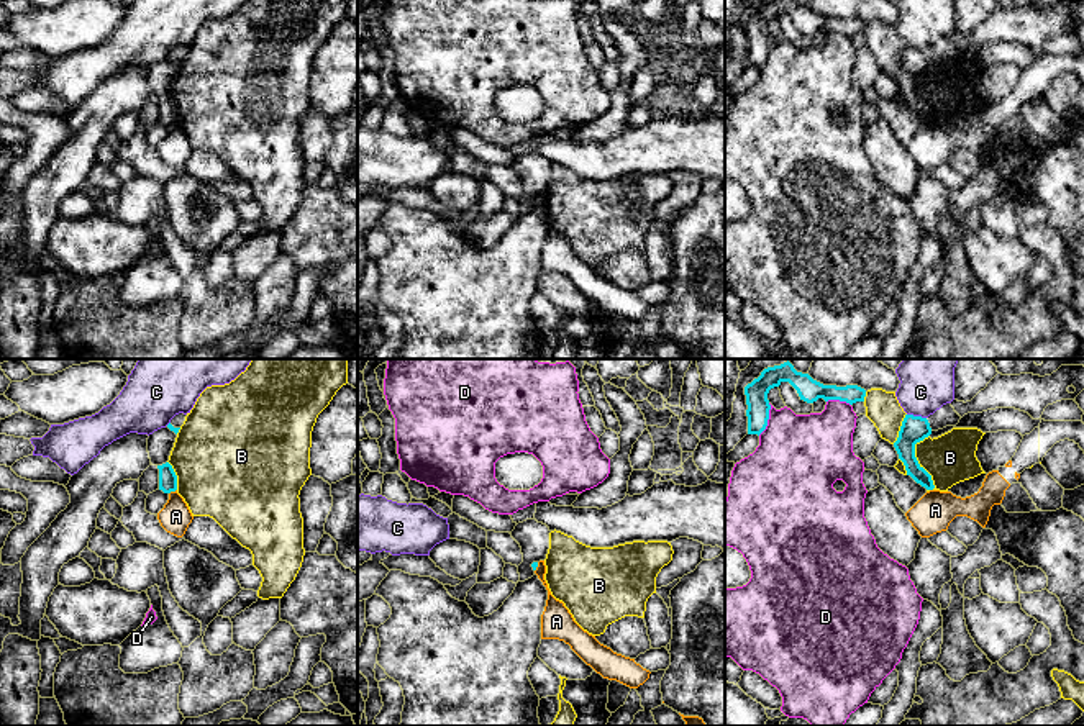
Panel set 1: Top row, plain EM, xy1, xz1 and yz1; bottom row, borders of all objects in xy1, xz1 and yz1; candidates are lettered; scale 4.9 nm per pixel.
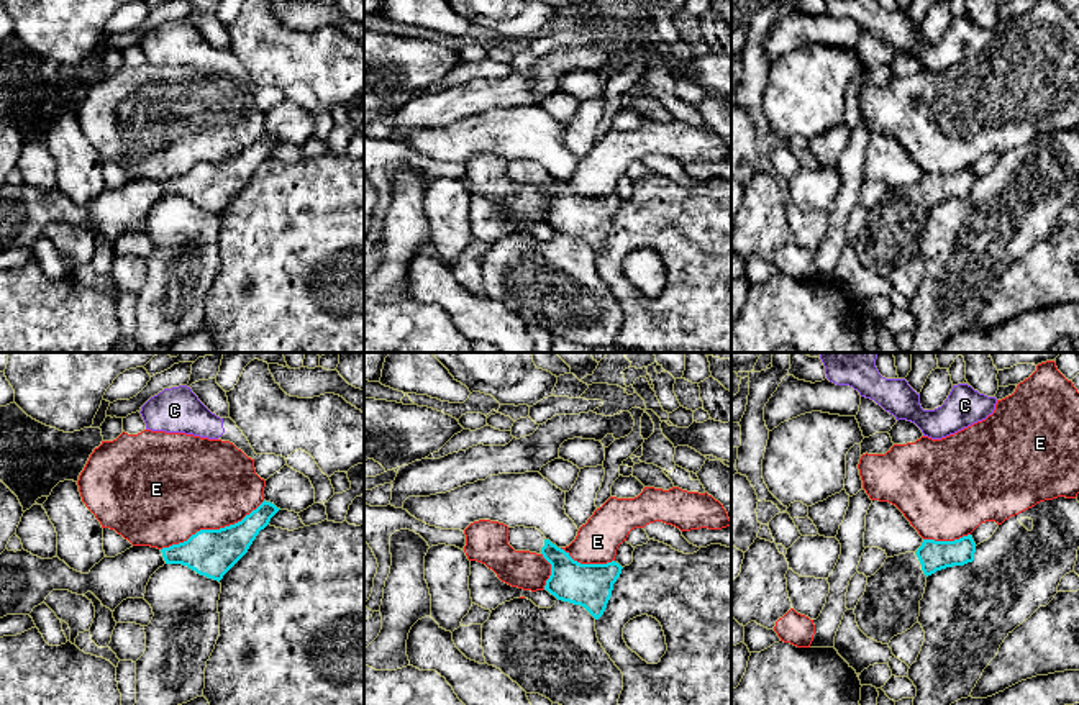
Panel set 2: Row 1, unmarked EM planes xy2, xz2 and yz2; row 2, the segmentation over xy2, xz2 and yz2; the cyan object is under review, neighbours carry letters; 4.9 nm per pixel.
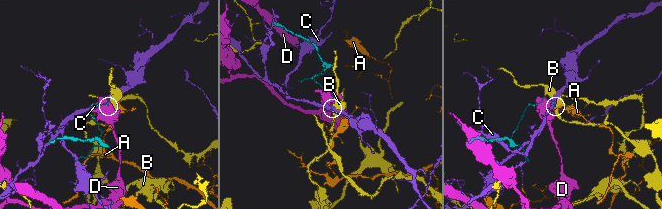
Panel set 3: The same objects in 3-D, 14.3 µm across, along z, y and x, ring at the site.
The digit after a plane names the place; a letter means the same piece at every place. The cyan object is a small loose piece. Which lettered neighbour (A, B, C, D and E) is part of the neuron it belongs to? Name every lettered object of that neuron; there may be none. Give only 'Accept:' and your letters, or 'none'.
Accept: none

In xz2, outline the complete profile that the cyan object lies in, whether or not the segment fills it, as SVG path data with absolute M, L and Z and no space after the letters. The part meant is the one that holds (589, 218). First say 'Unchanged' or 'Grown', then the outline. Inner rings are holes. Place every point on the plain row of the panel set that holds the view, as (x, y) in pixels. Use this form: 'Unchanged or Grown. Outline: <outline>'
Grown. Outline: M508 161L508 177L515 184L541 187L551 197L544 223L558 233L584 239L595 252L603 248L623 202L618 195L580 197L536 161Z

